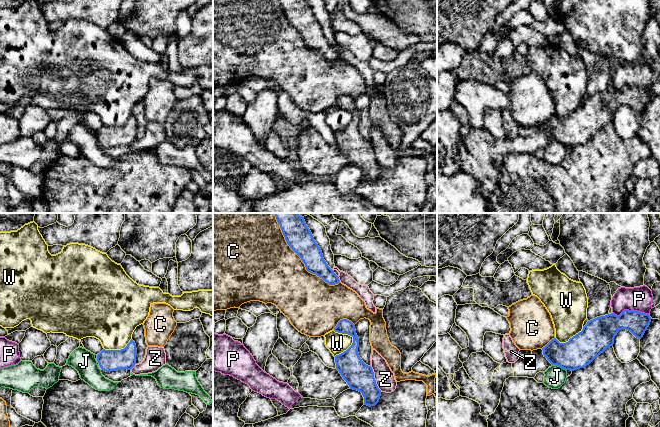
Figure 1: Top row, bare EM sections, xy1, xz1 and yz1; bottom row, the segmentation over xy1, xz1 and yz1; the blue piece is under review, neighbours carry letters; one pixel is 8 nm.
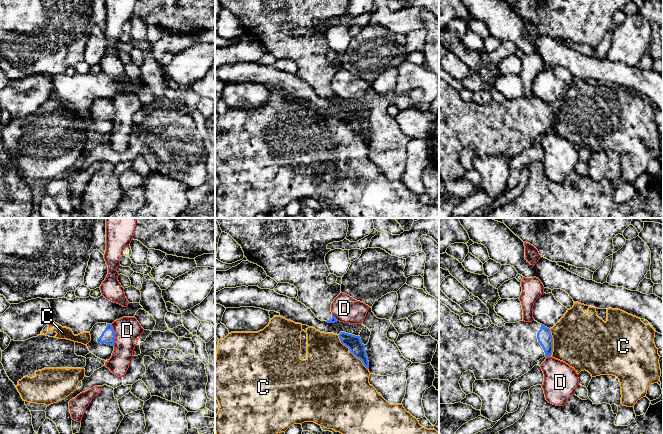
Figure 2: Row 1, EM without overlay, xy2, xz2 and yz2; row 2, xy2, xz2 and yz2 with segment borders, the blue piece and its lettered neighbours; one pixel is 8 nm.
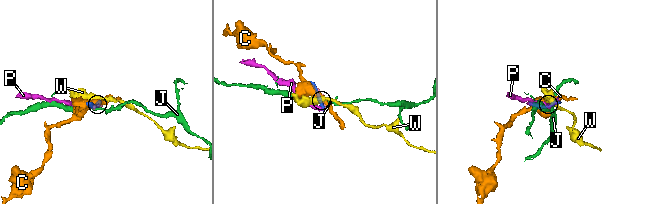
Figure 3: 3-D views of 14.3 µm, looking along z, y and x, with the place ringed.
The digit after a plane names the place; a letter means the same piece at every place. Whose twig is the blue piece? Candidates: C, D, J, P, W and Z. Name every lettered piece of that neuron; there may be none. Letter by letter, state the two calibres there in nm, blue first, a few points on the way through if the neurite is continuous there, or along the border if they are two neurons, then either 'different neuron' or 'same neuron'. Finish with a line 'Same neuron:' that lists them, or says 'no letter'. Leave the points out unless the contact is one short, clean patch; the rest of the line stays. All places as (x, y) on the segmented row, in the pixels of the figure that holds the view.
C: 220 nm thick on the blue side, 480 nm on the other; different neuron
D: 110 nm thick on the blue side, 220 nm on the other; border along xy2 (110, 324), (114, 332), (114, 345); different neuron
J: 240 nm thick on the blue side, 170 nm on the other; border along yz1 (552, 364), (559, 365), (566, 370); different neuron
P: 190 nm thick on the blue side, 190 nm on the other; border along yz1 (613, 312), (618, 315), (624, 310), (637, 310), (648, 314); different neuron
W: 220 nm thick on the blue side, 170 nm on the other; border along xz1 (351, 335), (351, 344), (334, 356); different neuron
Z: 220 nm thick on the blue side, 160 nm on the other; different neuron
Same neuron: no letter

